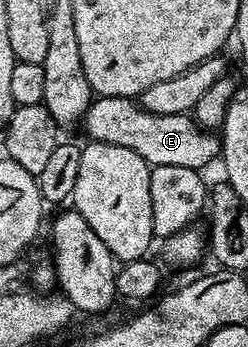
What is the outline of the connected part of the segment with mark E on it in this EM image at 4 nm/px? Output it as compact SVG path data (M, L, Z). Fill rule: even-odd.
M103 95L91 102L86 111L84 128L90 134L89 138L95 143L120 145L124 149L132 149L132 153L140 156L151 167L160 165L184 165L193 171L206 169L210 162L217 160L220 155L220 139L213 130L199 127L190 115L153 115L144 109L141 102L120 95Z

